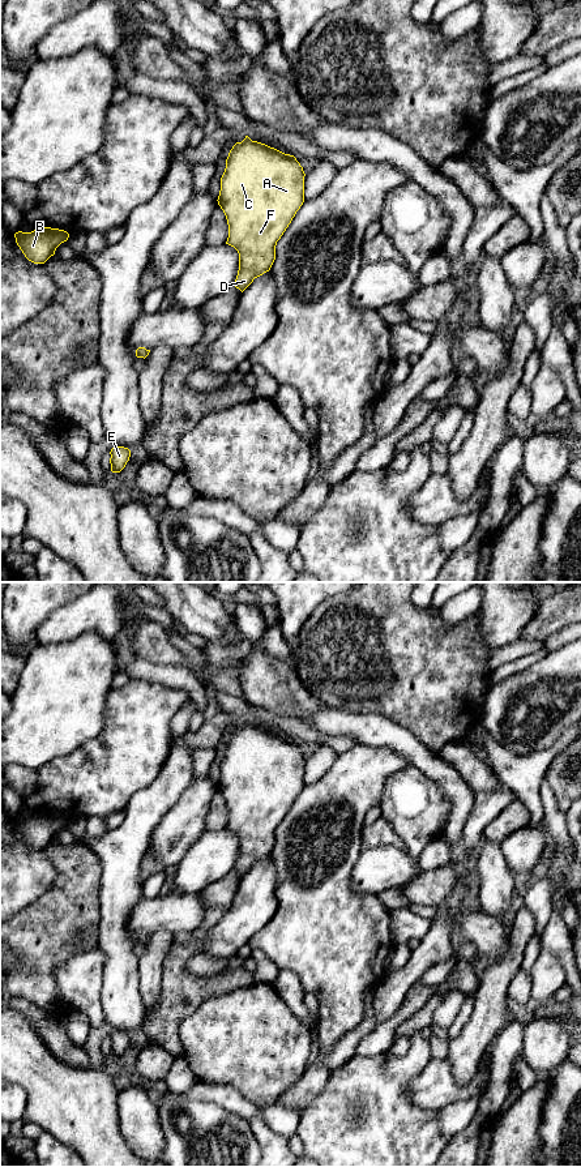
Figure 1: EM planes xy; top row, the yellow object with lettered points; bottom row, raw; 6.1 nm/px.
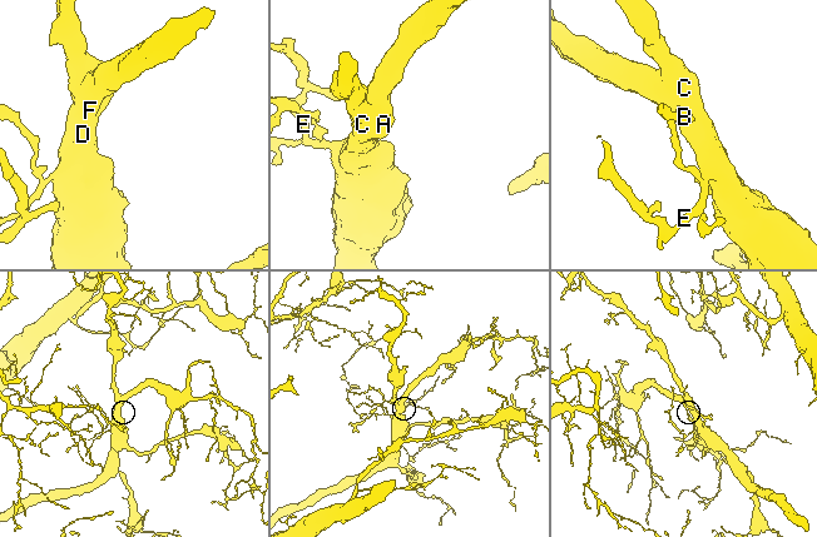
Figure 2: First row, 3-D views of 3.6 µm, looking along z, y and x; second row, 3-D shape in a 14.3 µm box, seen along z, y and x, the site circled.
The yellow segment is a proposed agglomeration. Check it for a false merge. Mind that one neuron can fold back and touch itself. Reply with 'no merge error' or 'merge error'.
no merge error

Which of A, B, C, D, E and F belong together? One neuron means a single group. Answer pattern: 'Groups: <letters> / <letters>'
Groups: A B C D E F

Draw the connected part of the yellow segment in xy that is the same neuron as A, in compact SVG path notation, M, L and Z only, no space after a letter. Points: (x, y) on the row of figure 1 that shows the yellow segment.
M248 136L230 150L217 201L228 225L226 244L239 253L234 286L242 292L270 270L277 241L304 202L304 176L294 155Z

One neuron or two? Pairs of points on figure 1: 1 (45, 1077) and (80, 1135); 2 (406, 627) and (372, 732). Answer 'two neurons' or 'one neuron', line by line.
1: one neuron
2: two neurons

